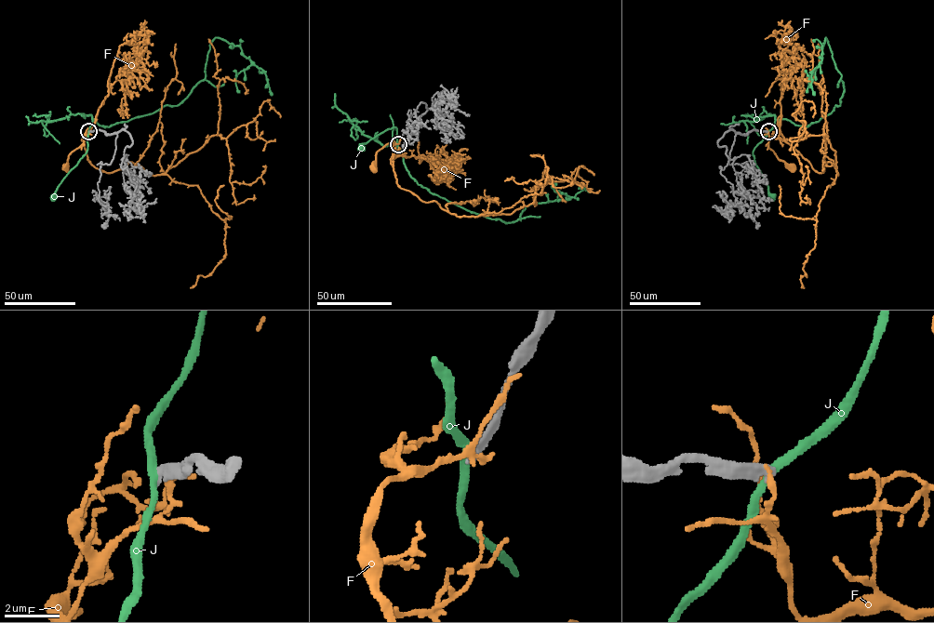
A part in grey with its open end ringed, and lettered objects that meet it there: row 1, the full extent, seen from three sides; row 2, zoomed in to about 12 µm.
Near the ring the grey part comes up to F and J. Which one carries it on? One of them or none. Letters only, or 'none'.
none

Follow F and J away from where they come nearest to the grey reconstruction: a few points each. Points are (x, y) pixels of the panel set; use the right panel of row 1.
F: (768, 131), (767, 146), (792, 167)
J: (768, 132), (753, 153), (772, 196)

